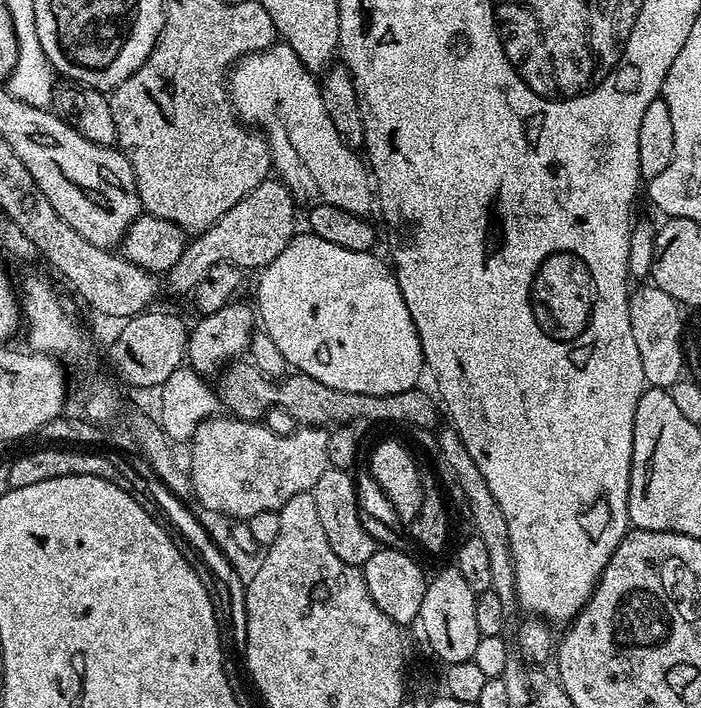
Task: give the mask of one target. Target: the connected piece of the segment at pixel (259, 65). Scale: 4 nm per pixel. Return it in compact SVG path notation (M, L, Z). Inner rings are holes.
M277 42L260 52L241 56L231 69L226 83L237 117L245 125L259 130L268 141L275 175L290 189L297 201L304 203L305 200L305 205L308 206L338 206L342 210L350 210L350 214L362 217L369 215L368 211L374 208L374 184L370 179L369 169L361 153L342 142L338 130L334 130L334 122L330 122L330 114L326 114L326 106L322 106L317 77L308 72L306 66L302 66L298 54L294 54L290 45Z

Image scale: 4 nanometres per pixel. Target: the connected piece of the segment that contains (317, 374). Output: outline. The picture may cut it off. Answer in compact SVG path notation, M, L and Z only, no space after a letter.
M297 234L286 250L262 269L255 300L259 323L260 320L264 323L263 331L274 338L274 346L282 350L297 373L309 375L331 388L375 396L398 394L421 383L420 371L423 373L426 365L418 330L410 310L406 310L406 298L402 298L395 271L385 261L384 264L372 252L346 250L346 246L334 246L326 238Z

